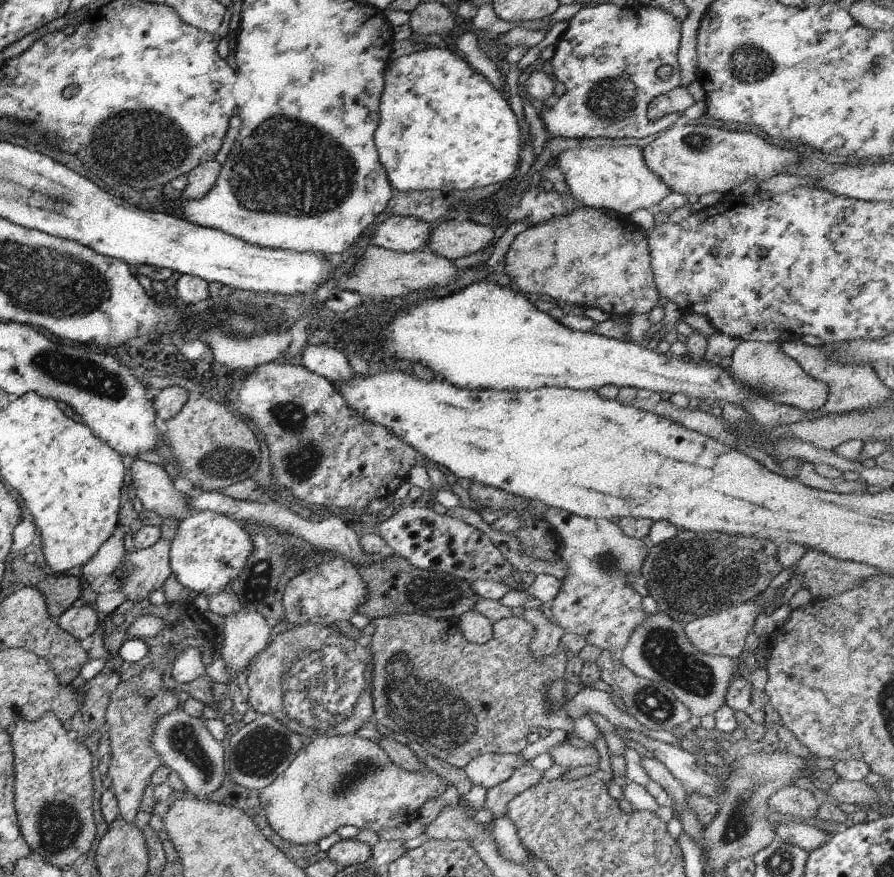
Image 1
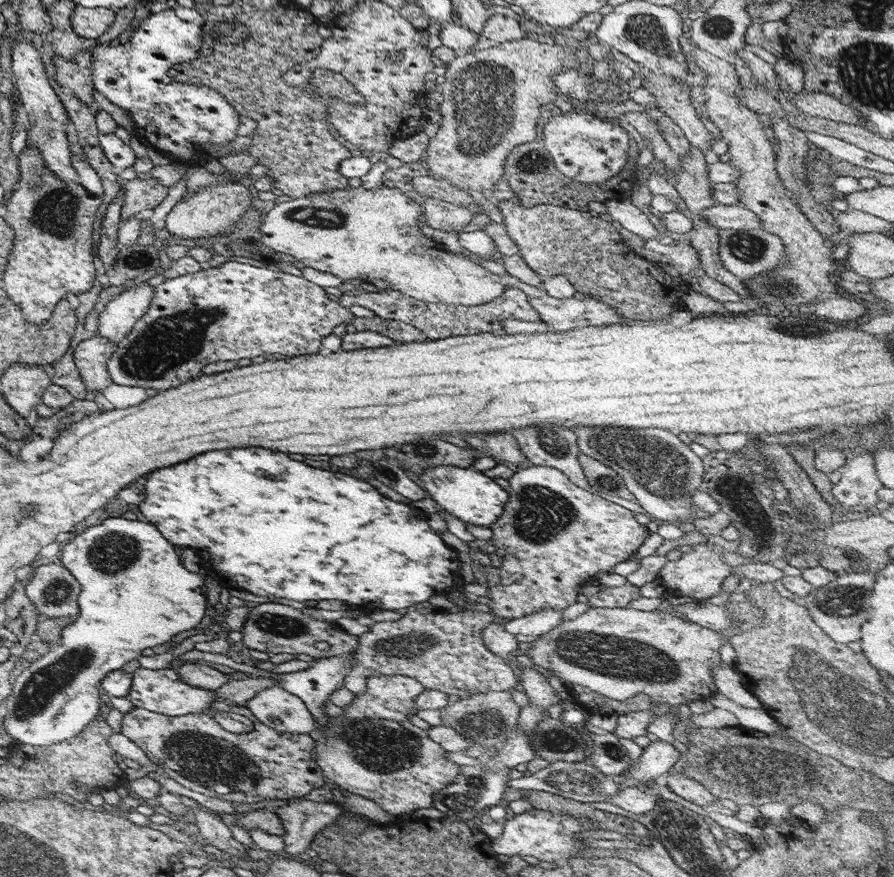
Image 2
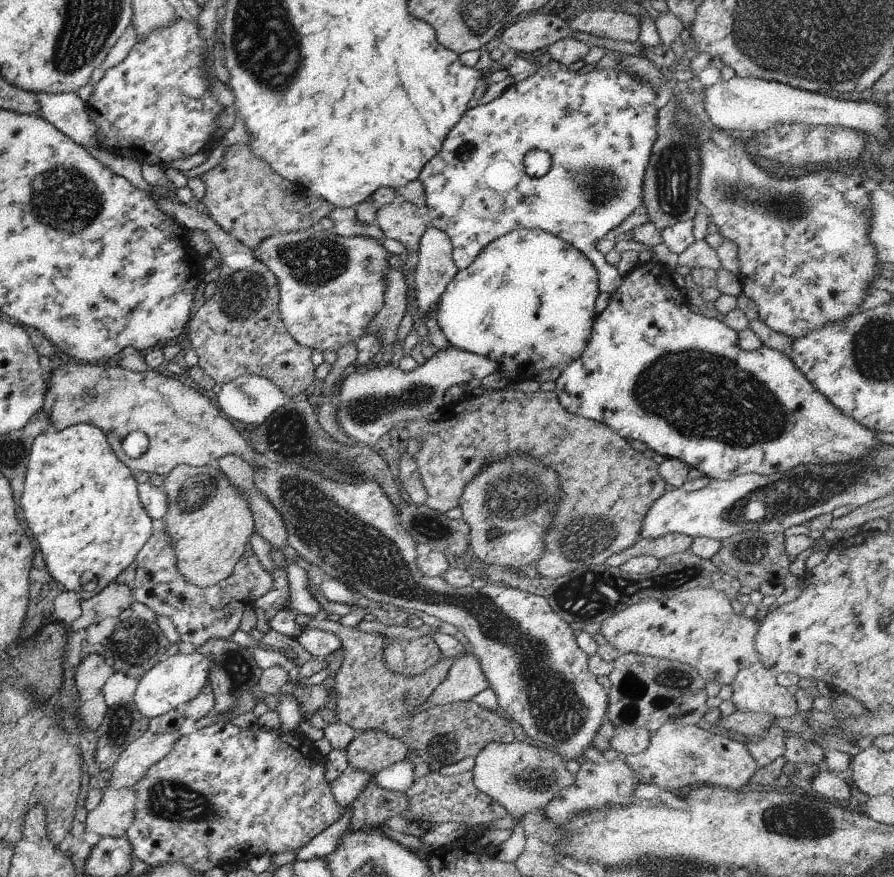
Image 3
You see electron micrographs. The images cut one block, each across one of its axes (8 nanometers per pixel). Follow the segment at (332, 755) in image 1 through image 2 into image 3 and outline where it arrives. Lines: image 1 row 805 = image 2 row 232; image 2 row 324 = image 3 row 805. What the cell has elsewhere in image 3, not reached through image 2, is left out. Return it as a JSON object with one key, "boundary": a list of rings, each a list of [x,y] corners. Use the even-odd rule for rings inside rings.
{"boundary":[[[601,759],[596,763],[583,763],[574,768],[575,778],[573,784],[560,790],[553,802],[547,804],[543,814],[553,824],[563,823],[570,819],[576,812],[587,810],[589,807],[596,810],[603,805],[627,805],[633,801],[633,787],[641,784],[638,776],[624,763],[613,760]]]}

